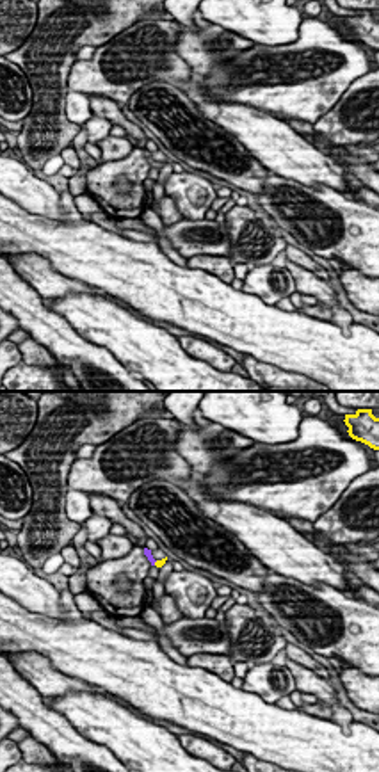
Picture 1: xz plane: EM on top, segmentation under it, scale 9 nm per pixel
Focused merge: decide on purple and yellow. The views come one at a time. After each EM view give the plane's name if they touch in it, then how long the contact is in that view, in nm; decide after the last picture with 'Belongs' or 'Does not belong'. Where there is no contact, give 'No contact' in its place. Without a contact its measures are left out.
Touches purple in xz. Shared border 60 nm

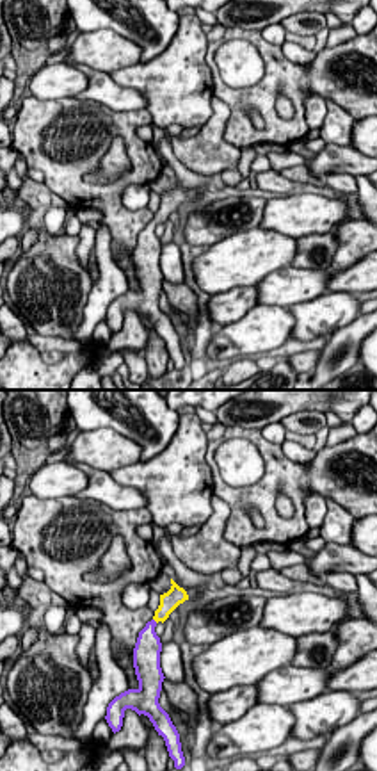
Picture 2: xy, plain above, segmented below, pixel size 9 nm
No contact

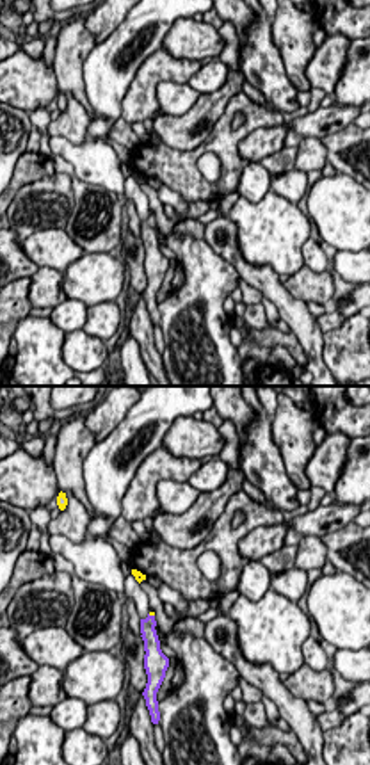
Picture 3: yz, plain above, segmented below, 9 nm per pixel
Touches purple in yz. Shared border 70 nm

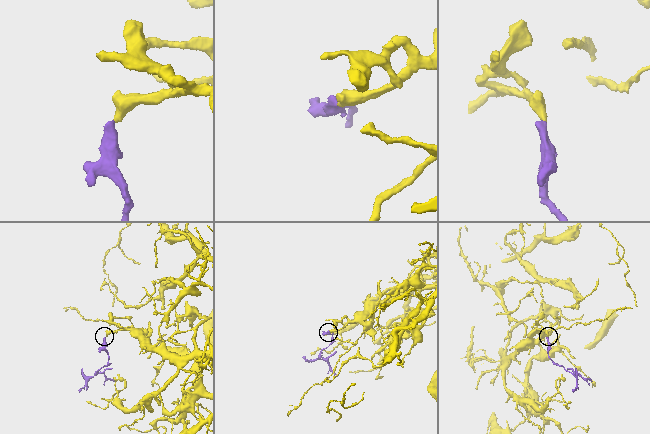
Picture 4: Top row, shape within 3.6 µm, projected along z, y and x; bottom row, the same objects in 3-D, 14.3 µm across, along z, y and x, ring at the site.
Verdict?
Belongs

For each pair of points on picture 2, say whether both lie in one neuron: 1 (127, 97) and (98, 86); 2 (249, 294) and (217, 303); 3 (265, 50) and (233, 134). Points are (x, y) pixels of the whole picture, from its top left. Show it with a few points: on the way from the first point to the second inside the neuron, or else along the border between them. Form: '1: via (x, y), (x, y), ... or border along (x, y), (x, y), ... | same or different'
1: via (120, 97), (105, 91) | same
2: via (242, 300), (224, 303) | same
3: via (271, 72), (271, 81), (240, 113) | same

